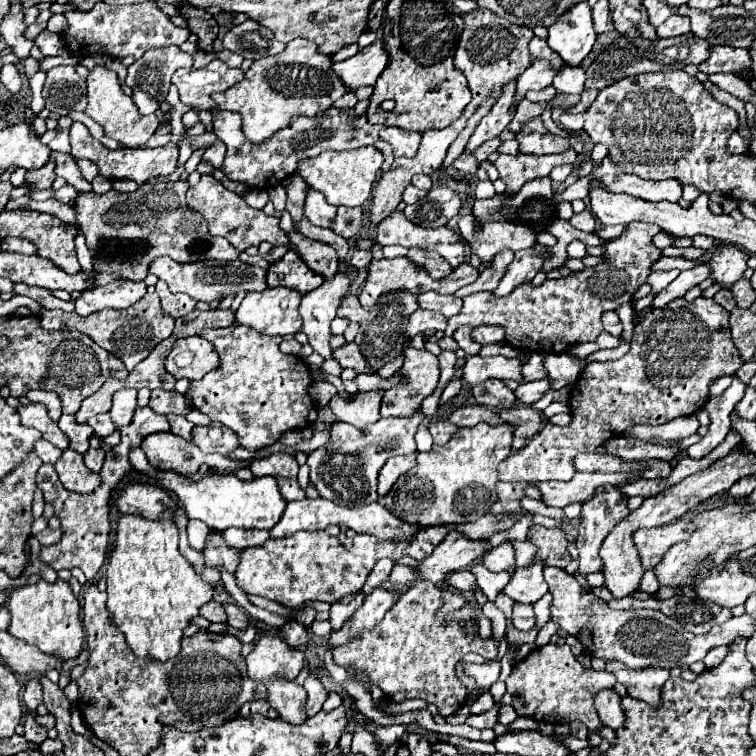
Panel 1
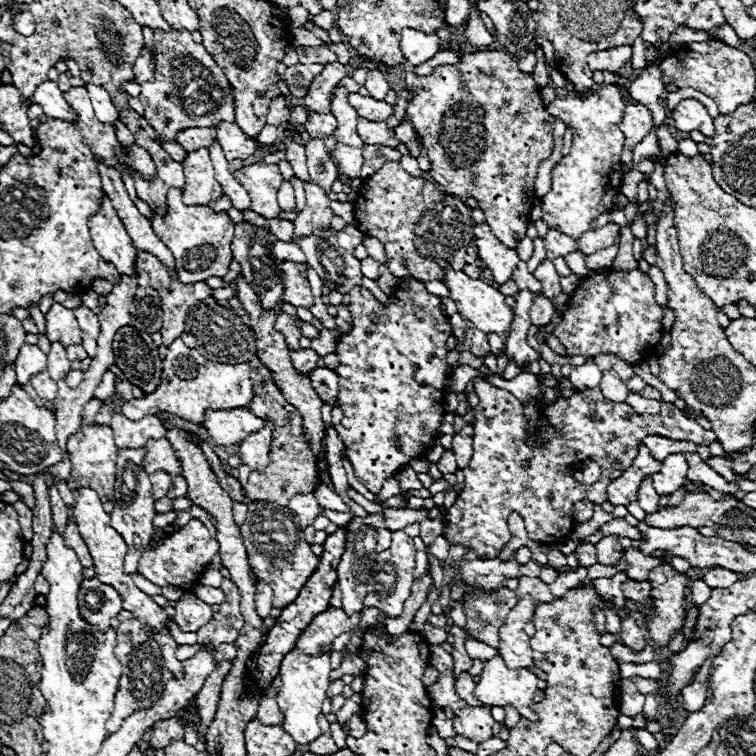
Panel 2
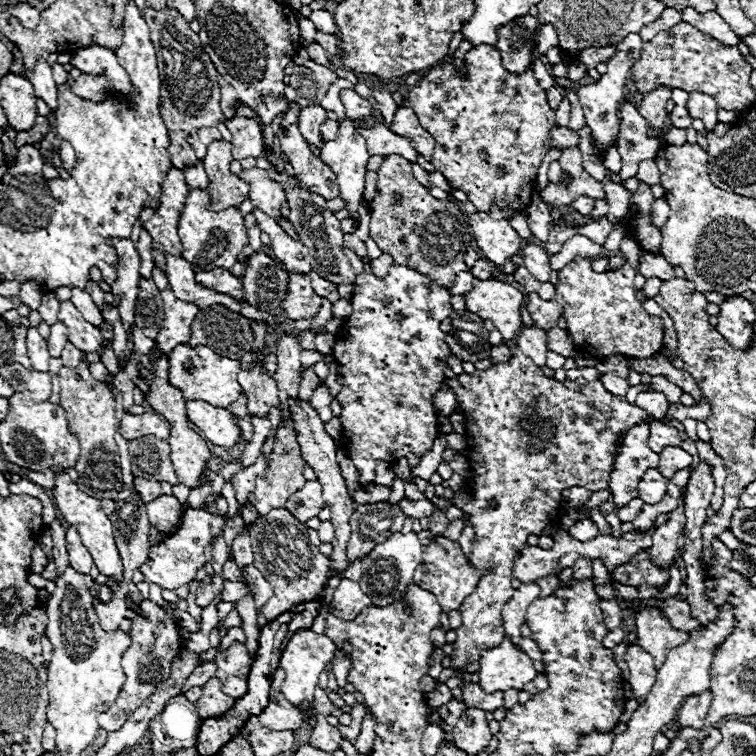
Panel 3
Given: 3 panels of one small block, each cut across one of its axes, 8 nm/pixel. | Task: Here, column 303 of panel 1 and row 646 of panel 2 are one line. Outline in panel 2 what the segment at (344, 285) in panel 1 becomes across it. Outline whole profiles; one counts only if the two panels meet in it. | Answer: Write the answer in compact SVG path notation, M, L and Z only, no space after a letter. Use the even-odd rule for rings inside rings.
M328 608L324 610L324 614L318 614L308 628L304 630L304 634L300 634L300 638L296 640L296 646L306 650L308 654L316 654L320 650L320 646L324 646L326 650L332 652L332 642L336 636L344 634L344 632L356 632L360 626L360 614L344 614L342 608Z

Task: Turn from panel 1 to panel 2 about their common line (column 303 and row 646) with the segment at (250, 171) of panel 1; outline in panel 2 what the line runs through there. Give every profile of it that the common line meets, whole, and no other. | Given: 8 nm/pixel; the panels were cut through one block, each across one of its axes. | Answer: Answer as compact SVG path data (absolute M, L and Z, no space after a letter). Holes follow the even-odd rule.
M124 620L116 632L118 632L116 656L124 664L124 672L122 672L120 686L116 692L116 704L112 710L112 718L108 718L108 722L106 722L108 734L116 732L120 728L120 724L124 722L124 718L128 718L130 714L152 706L152 702L156 702L162 696L164 684L174 678L174 674L164 666L164 658L160 654L158 642L152 638L152 634L148 634L142 628L142 624L138 620Z

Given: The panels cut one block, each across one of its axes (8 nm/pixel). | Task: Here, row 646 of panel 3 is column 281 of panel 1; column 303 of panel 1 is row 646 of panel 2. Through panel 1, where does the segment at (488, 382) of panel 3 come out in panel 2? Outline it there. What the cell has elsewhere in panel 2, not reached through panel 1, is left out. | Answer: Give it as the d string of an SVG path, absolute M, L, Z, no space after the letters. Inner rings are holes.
M470 588L464 598L464 614L468 632L466 640L478 640L492 648L500 646L498 630L504 624L506 614L516 606L516 592L508 588L500 588L494 594L476 596L478 588Z

